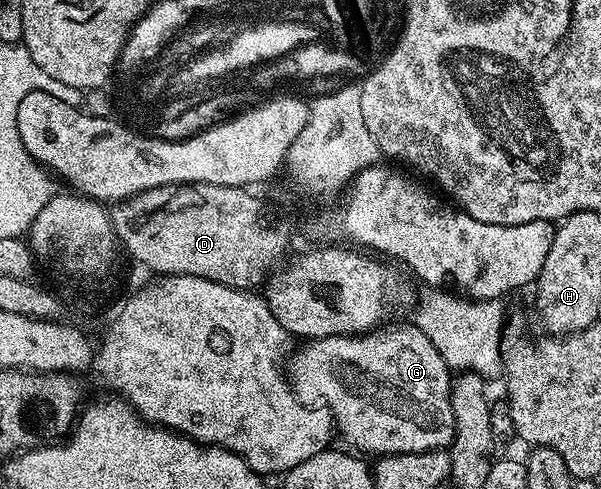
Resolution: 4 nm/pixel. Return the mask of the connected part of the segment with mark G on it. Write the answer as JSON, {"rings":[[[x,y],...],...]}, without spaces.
{"rings":[[[414,324],[388,325],[359,336],[343,334],[305,341],[304,350],[297,354],[295,351],[286,362],[286,377],[296,399],[313,408],[323,404],[332,416],[339,437],[341,434],[349,447],[365,450],[360,451],[365,455],[413,454],[451,447],[454,436],[454,408],[450,404],[453,371],[446,360],[442,360],[438,348],[434,348],[432,339]]]}

